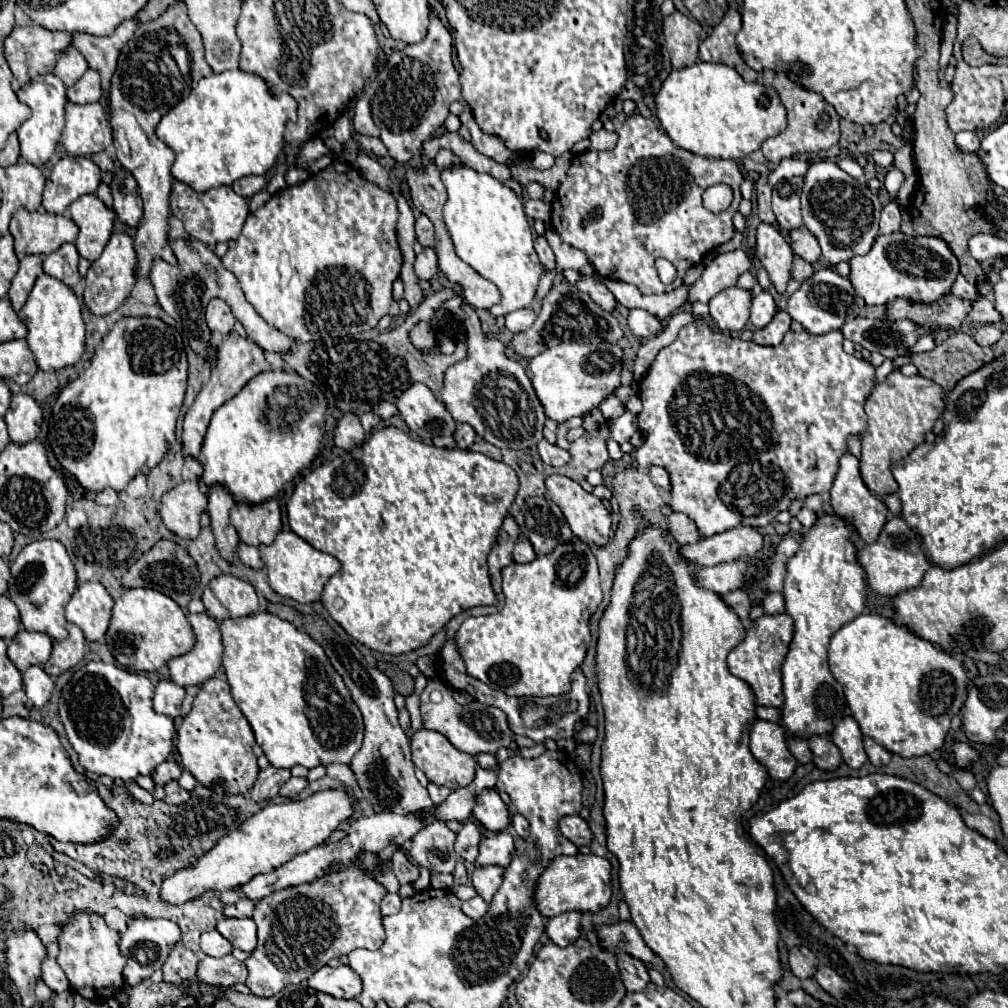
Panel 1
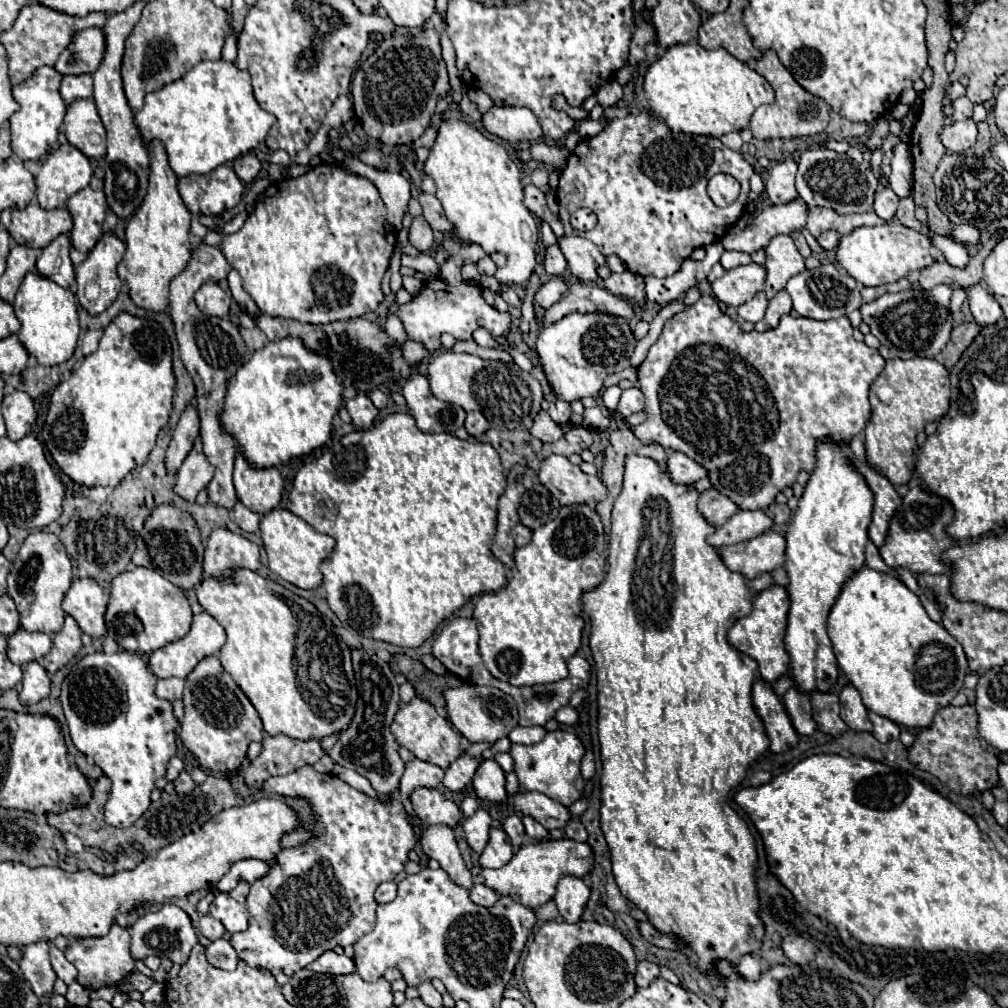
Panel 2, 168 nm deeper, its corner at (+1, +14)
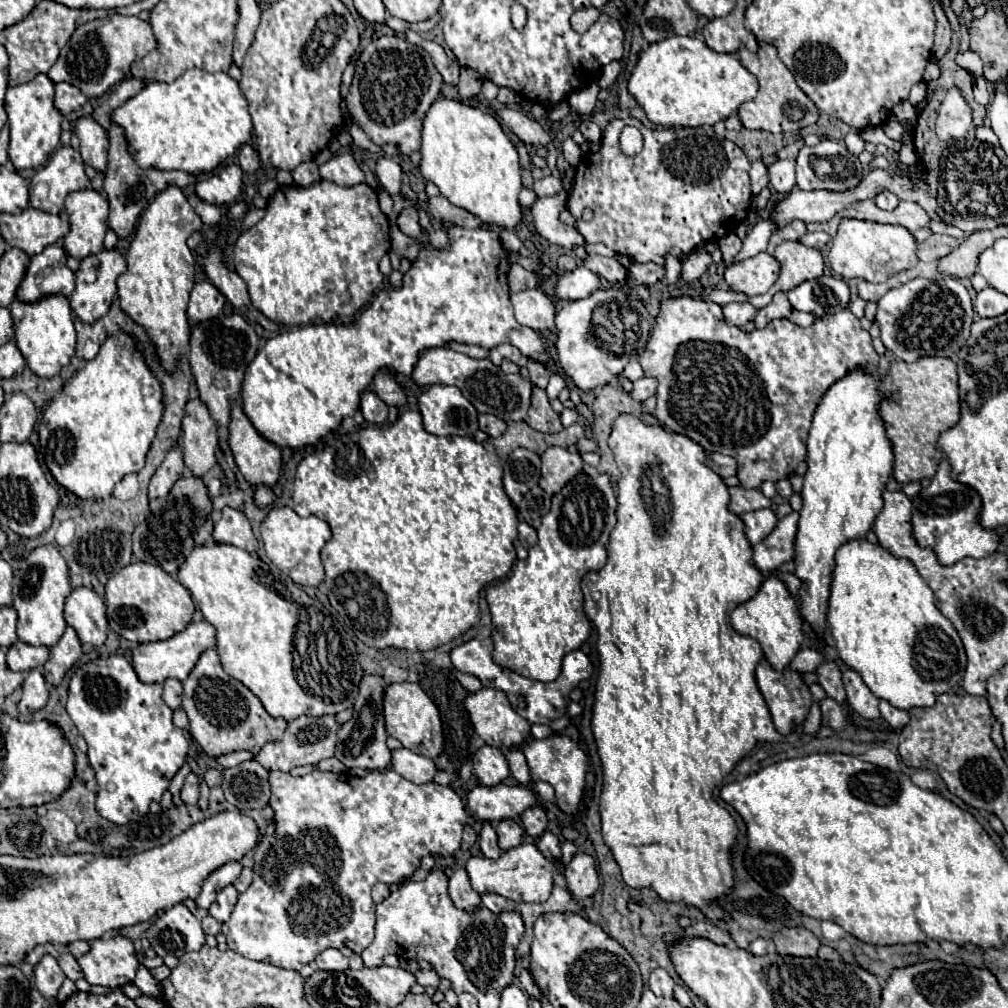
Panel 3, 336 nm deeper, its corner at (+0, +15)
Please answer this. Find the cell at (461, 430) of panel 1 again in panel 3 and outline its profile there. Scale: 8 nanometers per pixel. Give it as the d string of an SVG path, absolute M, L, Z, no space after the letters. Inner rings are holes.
M479 415L479 429L489 437L499 437L505 431L505 423L495 415Z

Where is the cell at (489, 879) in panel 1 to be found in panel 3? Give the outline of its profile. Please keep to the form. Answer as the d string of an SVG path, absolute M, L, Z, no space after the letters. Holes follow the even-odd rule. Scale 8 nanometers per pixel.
M513 819L499 821L497 827L495 827L495 831L497 831L497 837L499 837L499 847L503 851L517 847L523 841L523 833L525 833L521 829L521 825L517 821L513 821Z

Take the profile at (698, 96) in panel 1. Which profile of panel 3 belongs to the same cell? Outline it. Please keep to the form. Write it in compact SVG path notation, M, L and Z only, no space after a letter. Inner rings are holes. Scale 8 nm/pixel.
M673 35L645 47L629 79L629 93L645 109L655 125L705 127L737 115L737 109L753 101L759 91L757 77L747 71L737 55L715 53L695 37Z

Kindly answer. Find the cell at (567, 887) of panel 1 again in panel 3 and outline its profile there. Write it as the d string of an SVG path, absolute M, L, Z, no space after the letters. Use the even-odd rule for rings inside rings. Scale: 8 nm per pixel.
M563 841L561 857L551 861L533 843L521 843L519 847L505 851L497 861L487 857L471 857L465 865L465 871L471 879L471 887L477 893L499 893L515 903L541 903L547 901L551 895L553 877L571 863L575 853L577 853L577 845L573 841Z

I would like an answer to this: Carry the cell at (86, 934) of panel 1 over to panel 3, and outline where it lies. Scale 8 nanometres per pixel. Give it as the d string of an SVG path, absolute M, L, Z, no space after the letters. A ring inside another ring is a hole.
M111 935L107 939L95 939L91 949L77 959L89 985L103 985L119 989L135 979L139 959L135 955L133 941L125 935Z

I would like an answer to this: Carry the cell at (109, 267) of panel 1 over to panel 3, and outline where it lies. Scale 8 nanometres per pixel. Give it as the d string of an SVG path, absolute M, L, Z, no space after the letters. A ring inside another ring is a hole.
M103 249L95 255L89 255L81 261L79 271L75 273L75 291L69 297L71 309L75 311L75 315L83 321L83 323L93 323L97 319L101 319L103 315L107 315L111 301L117 293L117 277L127 269L125 257L117 251L117 249Z

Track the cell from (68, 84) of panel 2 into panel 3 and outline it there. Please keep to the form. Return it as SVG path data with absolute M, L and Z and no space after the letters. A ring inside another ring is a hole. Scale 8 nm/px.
M69 83L55 85L55 105L63 115L69 115L71 111L81 109L83 103L87 103L87 99L89 97L75 85L69 85Z

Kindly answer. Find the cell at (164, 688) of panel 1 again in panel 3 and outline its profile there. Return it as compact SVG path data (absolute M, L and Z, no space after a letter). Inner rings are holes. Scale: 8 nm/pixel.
M167 679L163 683L163 701L171 707L177 709L181 707L181 695L183 695L183 685L177 679Z

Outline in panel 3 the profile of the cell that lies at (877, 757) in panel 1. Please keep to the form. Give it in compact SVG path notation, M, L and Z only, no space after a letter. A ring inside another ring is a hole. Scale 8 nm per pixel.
M879 701L879 711L881 711L881 717L885 719L885 723L889 725L889 729L893 729L893 731L901 731L909 721L909 713L907 711L895 709L887 701Z

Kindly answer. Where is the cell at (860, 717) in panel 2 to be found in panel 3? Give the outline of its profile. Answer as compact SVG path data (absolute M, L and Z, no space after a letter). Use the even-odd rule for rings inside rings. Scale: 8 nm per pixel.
M847 669L843 673L843 685L847 691L847 703L859 717L867 721L879 719L879 709L877 709L879 699L869 691L869 687L863 683L857 671Z

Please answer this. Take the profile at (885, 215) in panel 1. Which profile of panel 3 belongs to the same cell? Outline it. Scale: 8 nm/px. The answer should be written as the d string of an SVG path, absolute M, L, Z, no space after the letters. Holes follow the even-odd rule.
M881 191L877 197L875 197L875 205L879 207L879 209L883 209L883 211L893 211L897 205L899 205L899 197L895 195L895 193L891 193L891 191Z

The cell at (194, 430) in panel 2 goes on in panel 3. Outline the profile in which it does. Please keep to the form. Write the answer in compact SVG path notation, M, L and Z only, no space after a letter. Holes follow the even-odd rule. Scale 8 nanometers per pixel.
M175 443L167 455L165 461L159 465L157 473L153 475L151 483L149 483L149 497L151 501L163 499L167 497L167 493L171 491L171 487L175 485L175 481L185 473L185 465L183 465L183 451L181 445Z

